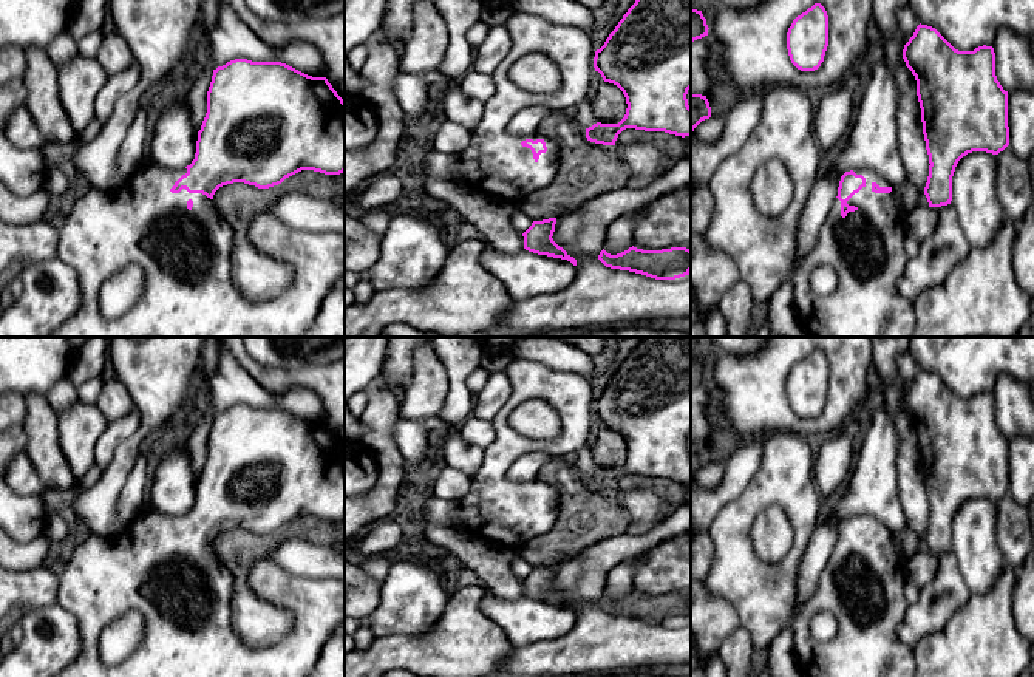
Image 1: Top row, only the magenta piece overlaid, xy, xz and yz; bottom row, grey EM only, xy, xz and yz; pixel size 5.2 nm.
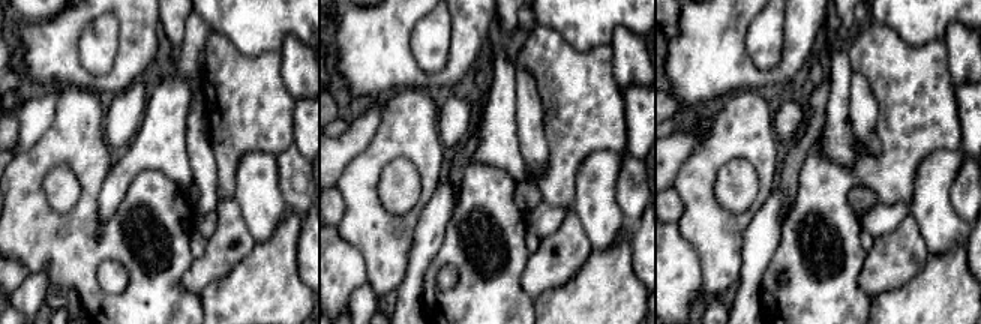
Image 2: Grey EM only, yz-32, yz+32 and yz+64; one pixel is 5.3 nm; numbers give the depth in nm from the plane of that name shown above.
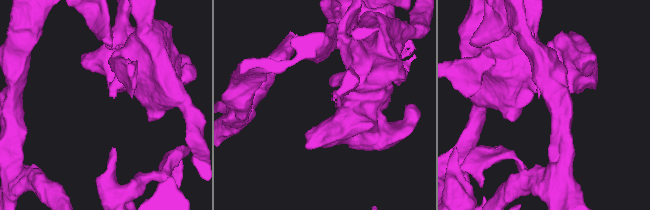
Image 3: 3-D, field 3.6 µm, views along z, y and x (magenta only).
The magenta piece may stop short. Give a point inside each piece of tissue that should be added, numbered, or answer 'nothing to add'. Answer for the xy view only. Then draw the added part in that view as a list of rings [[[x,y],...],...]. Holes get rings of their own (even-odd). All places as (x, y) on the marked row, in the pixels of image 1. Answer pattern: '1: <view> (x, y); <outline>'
1: xy (186, 255); [[[151,159],[116,189],[91,189],[71,209],[57,227],[57,258],[79,275],[80,306],[49,337],[304,337],[312,326],[323,298],[334,281],[345,274],[345,235],[337,232],[294,230],[274,215],[257,215],[240,235],[230,224],[215,218],[213,199],[182,189],[172,193],[175,182],[187,168],[168,170]],[[238,238],[250,241],[260,252],[294,267],[292,284],[275,300],[252,303],[241,295],[232,280],[232,246]],[[127,266],[138,266],[145,274],[144,292],[125,314],[107,320],[99,308],[102,284]]]

